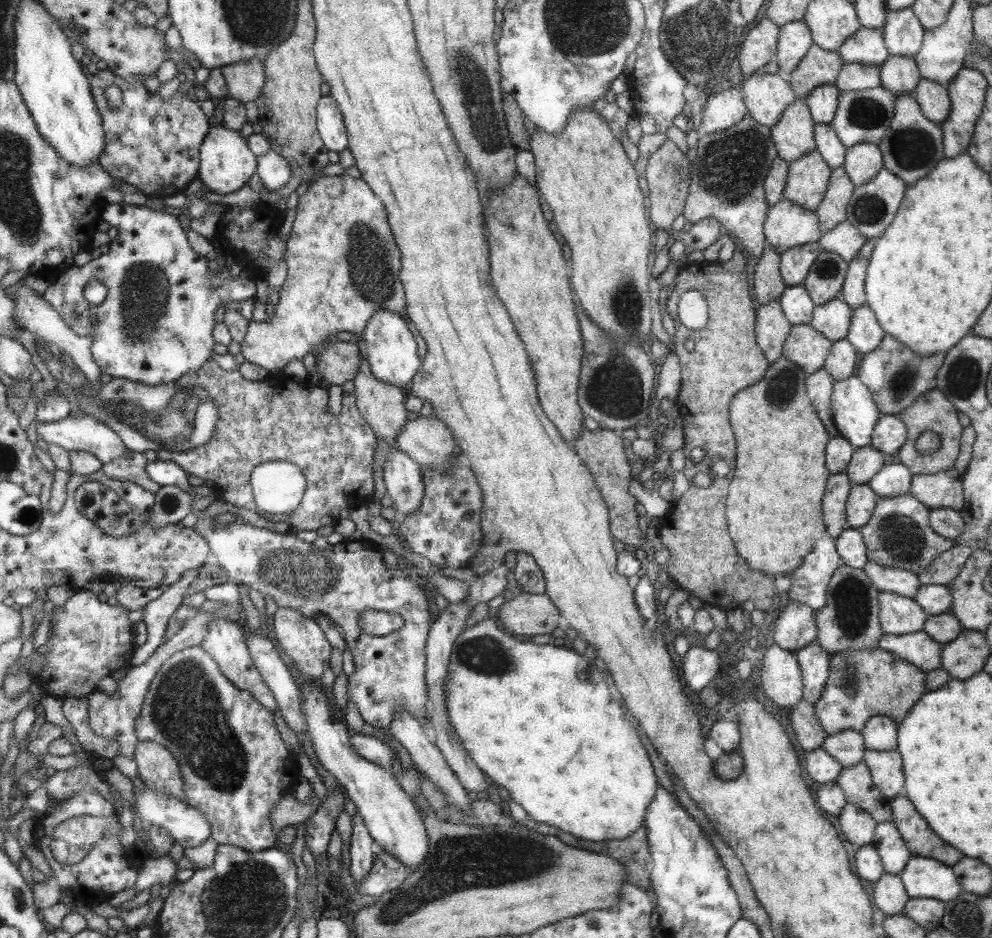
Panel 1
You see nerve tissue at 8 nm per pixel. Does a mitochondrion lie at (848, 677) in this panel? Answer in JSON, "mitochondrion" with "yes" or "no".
{"mitochondrion":"yes"}

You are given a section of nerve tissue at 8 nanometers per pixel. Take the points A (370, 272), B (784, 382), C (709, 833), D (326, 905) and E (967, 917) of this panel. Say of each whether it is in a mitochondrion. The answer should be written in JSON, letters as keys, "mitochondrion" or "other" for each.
{"A":"mitochondrion","B":"mitochondrion","C":"other","D":"other","E":"mitochondrion"}

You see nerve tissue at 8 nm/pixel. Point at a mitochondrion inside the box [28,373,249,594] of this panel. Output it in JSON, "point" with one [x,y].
{"point":[170,422]}

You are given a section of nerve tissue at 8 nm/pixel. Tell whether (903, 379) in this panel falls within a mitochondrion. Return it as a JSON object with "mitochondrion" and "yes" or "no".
{"mitochondrion":"yes"}

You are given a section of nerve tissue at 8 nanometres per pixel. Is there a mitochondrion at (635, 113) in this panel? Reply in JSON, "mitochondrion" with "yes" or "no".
{"mitochondrion":"no"}

